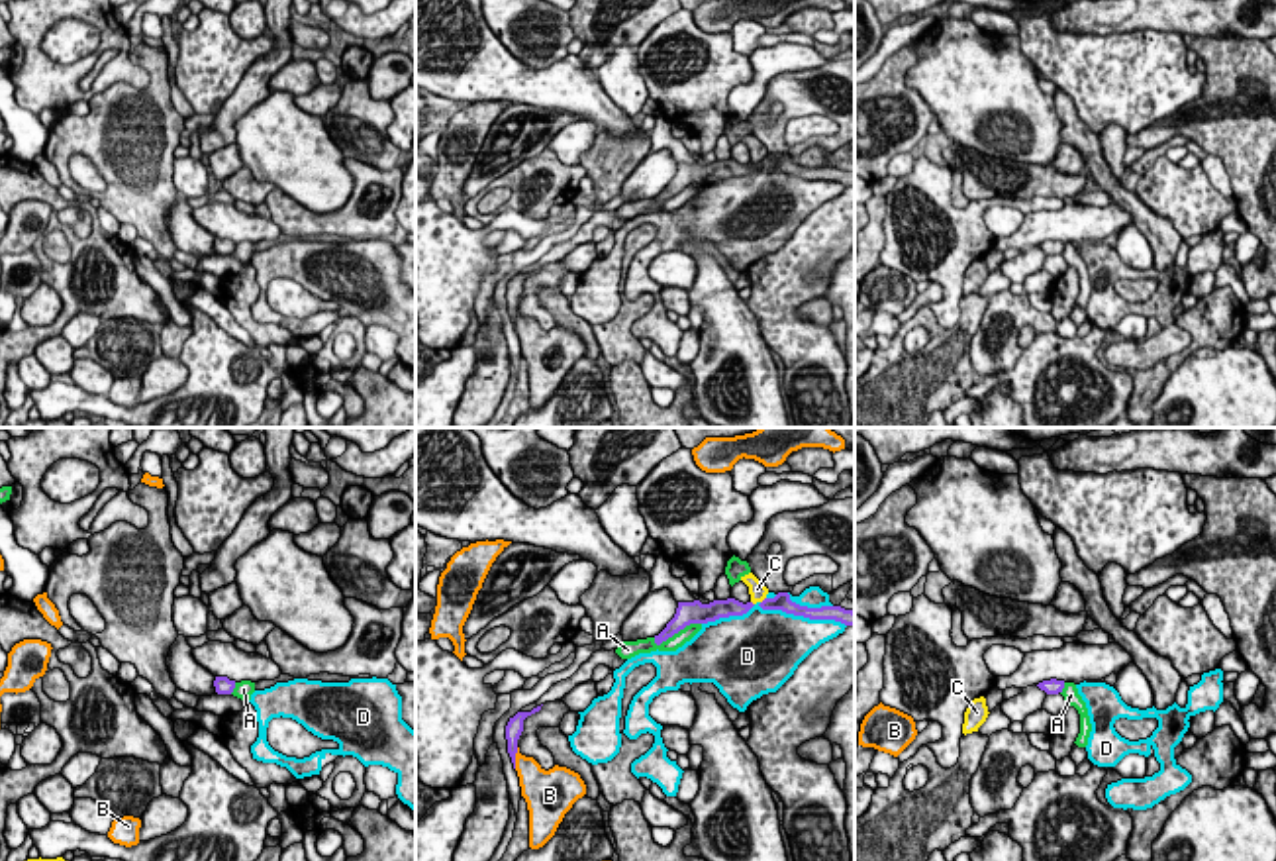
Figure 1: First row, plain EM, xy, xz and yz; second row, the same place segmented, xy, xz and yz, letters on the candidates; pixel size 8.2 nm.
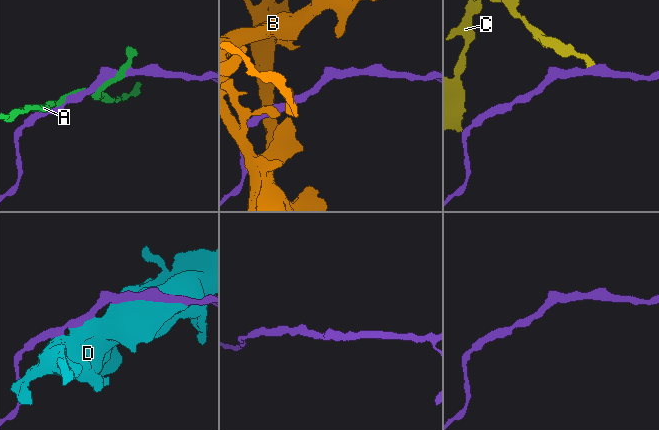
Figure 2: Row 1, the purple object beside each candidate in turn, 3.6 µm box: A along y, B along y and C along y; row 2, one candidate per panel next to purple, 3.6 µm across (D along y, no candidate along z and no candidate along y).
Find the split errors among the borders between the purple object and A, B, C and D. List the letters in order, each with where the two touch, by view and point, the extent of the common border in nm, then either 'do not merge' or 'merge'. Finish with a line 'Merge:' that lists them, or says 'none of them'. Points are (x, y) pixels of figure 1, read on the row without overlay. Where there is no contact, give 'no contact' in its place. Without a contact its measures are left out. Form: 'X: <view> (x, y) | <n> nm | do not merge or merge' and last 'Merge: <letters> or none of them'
A: xz (677, 193) | 440 nm | do not merge
B: xz (514, 318) | 180 nm | do not merge
C: xz (763, 161) | 70 nm | do not merge
D: xz (775, 169) | 1200 nm | do not merge
Merge: none of them

